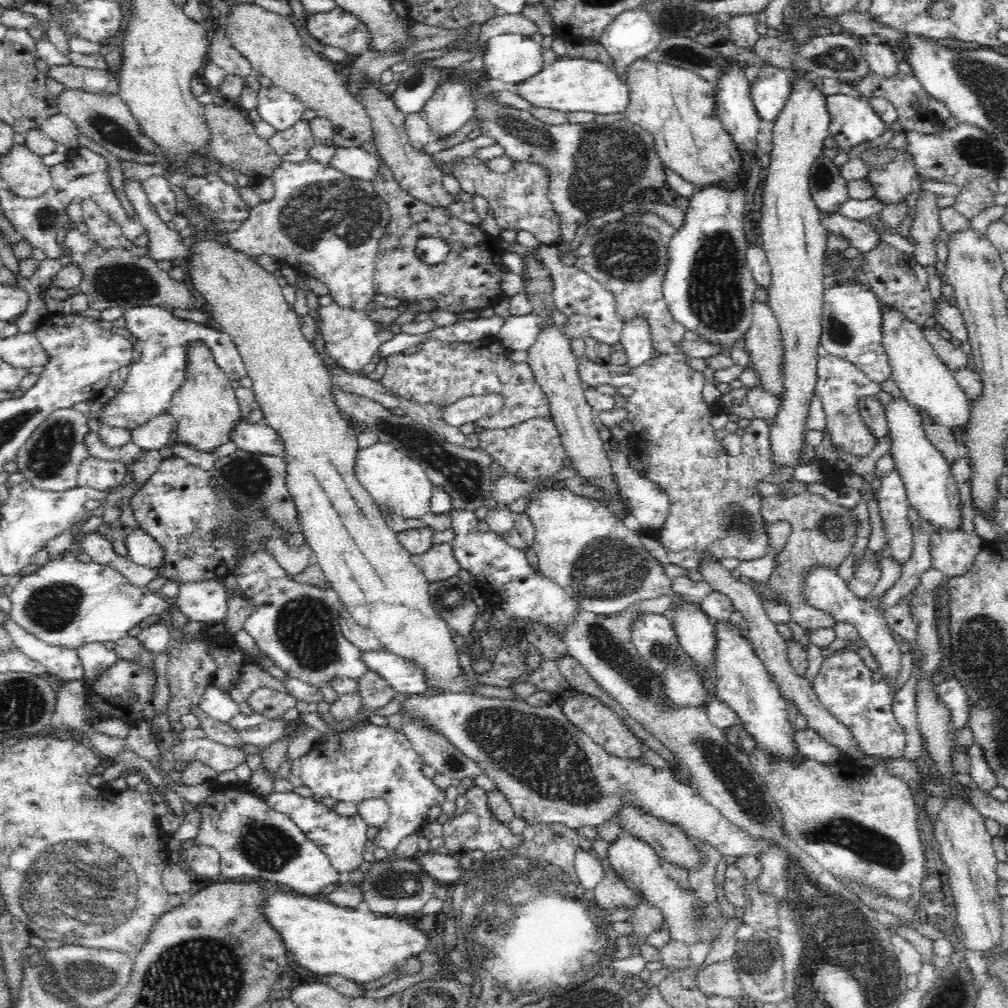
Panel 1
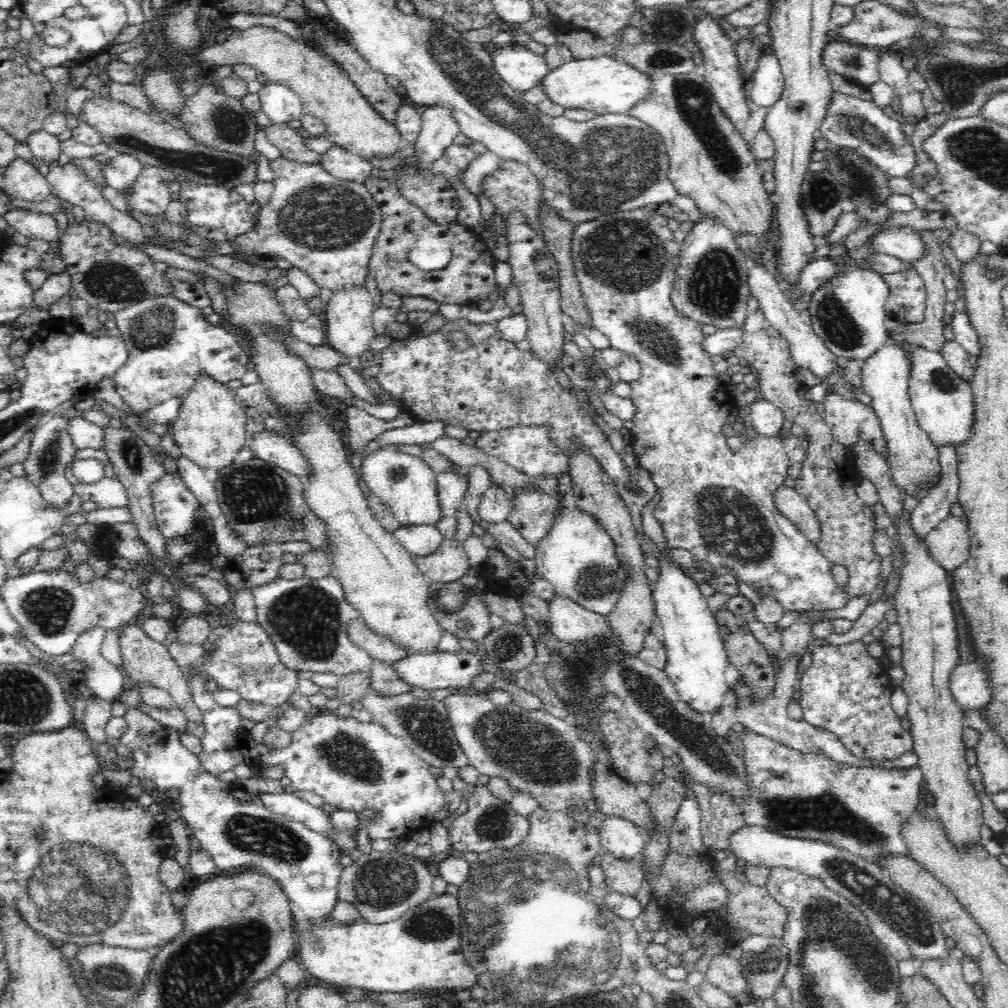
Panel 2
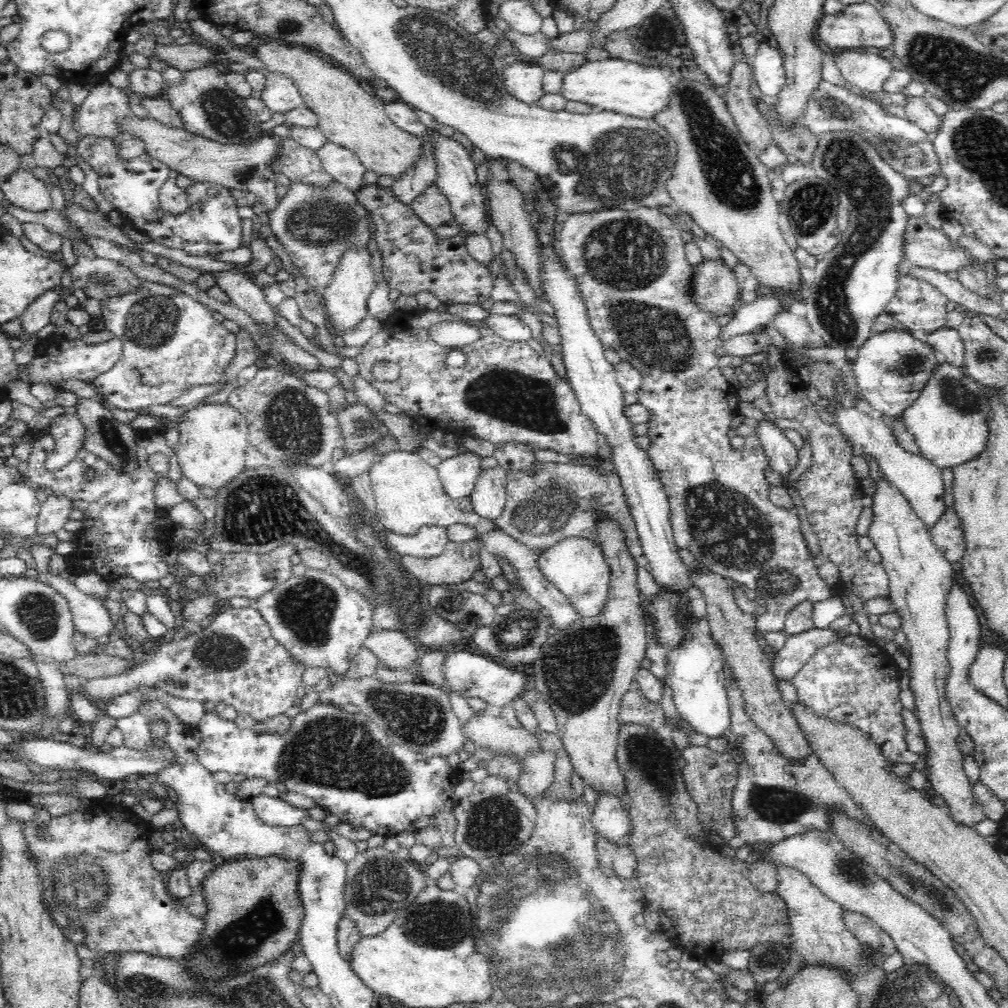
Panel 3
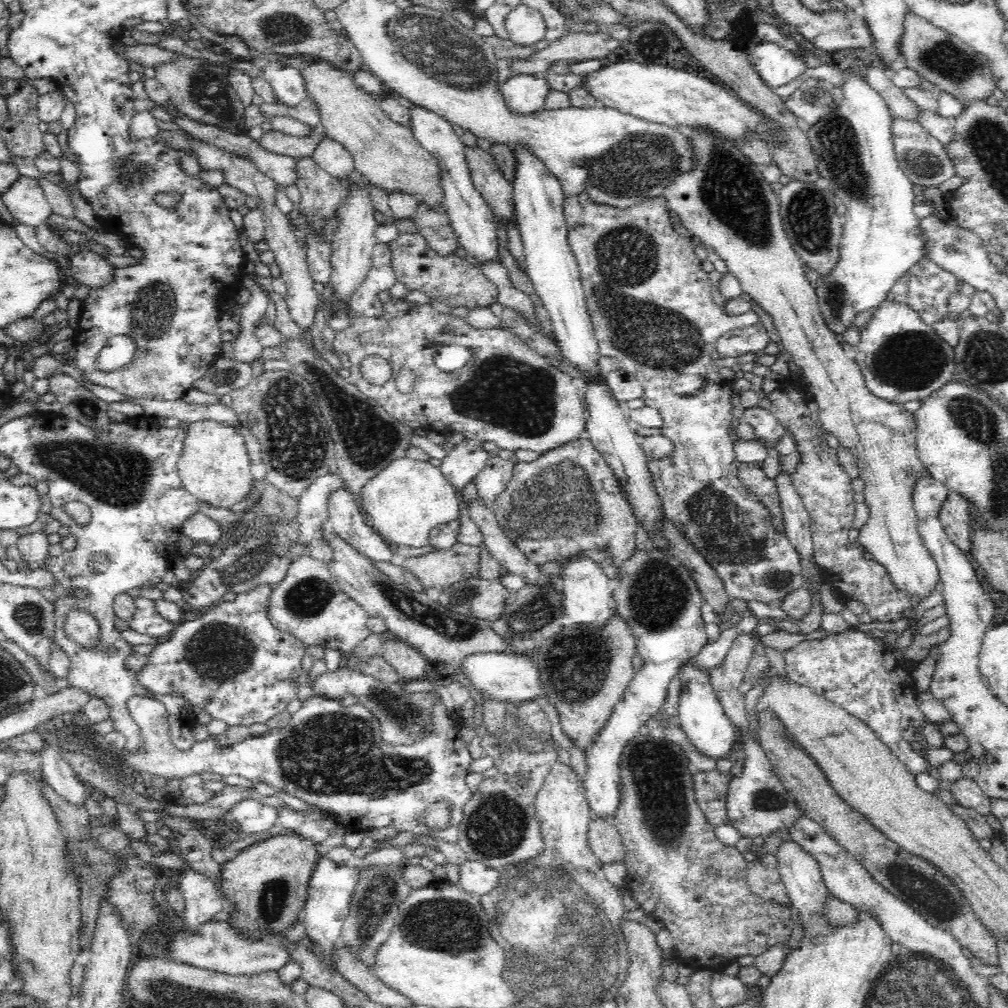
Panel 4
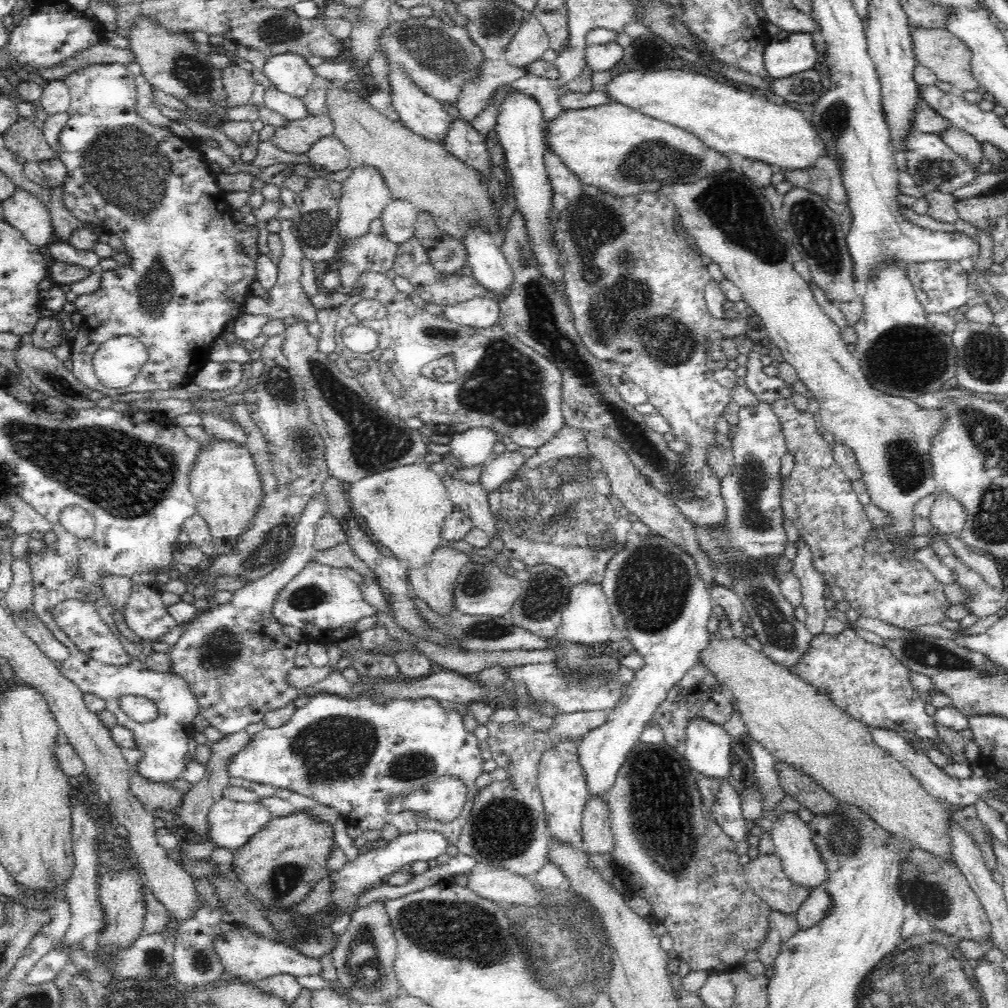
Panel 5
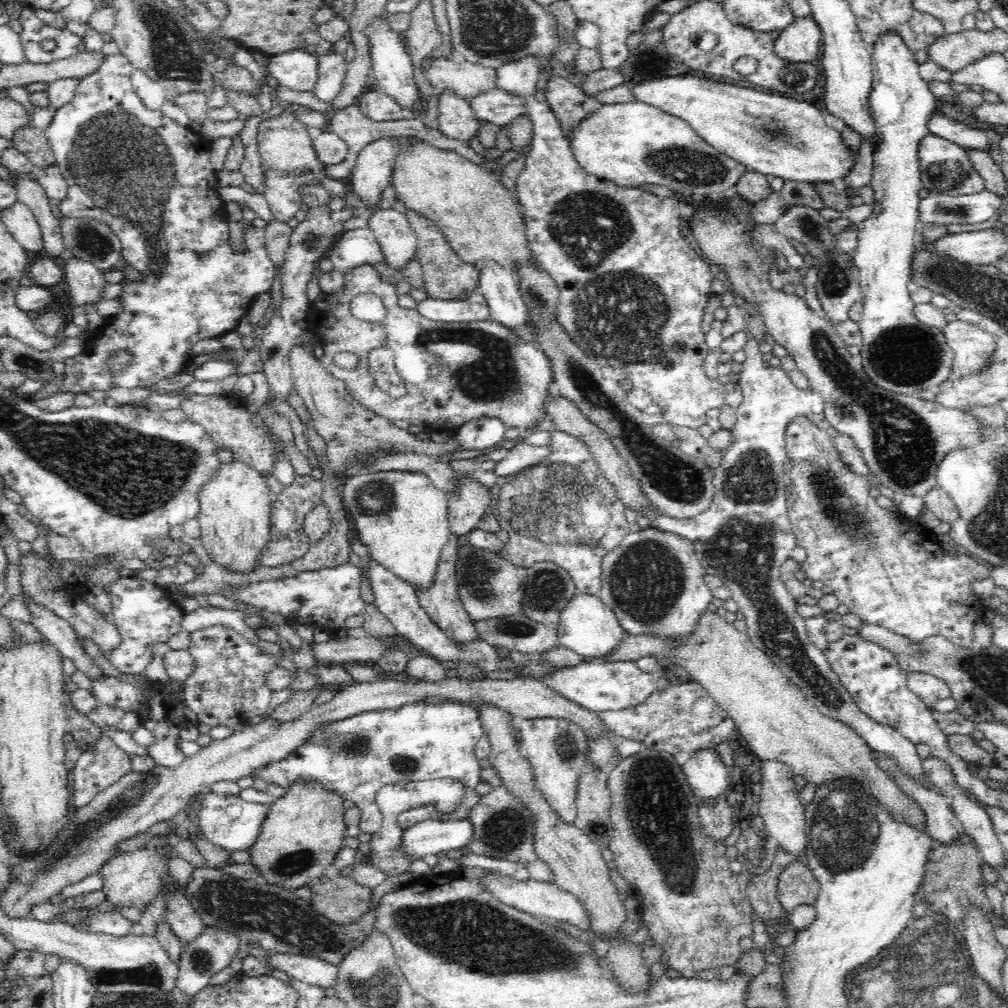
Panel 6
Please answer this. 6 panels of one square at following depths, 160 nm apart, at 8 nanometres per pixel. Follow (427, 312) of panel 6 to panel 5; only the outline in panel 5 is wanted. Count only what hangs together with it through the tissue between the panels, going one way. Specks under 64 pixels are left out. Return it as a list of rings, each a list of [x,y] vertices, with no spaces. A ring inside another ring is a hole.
[[[478,295],[456,304],[442,303],[442,316],[456,324],[485,327],[498,323],[500,307],[494,299]]]

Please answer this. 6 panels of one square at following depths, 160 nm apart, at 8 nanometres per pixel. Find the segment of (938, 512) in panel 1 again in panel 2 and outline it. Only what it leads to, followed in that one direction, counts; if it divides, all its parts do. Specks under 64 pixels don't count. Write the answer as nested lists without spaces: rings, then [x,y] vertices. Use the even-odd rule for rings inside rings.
[[[899,342],[880,345],[865,361],[862,361],[860,377],[863,392],[872,398],[871,408],[878,416],[891,455],[889,467],[892,478],[900,490],[916,497],[917,488],[922,485],[926,494],[935,486],[939,477],[939,451],[920,431],[916,415],[912,411],[909,396],[910,378],[913,376],[913,360],[910,347]]]

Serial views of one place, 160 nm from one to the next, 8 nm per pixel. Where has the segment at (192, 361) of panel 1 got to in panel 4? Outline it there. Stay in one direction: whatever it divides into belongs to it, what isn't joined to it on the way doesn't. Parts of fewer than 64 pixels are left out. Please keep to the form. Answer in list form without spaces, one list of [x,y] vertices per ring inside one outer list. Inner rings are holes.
[[[203,421],[190,423],[185,429],[187,438],[182,457],[178,460],[177,471],[184,488],[199,502],[204,502],[212,509],[238,510],[238,505],[244,503],[252,492],[254,476],[252,475],[252,462],[248,455],[244,439],[234,429],[218,422]]]

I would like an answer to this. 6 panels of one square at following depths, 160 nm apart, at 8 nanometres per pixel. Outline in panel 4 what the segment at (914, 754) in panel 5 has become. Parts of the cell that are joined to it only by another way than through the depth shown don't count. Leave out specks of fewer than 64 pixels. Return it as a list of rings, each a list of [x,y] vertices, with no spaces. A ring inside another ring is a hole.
[[[939,777],[937,790],[941,790],[944,797],[964,808],[973,808],[983,815],[991,812],[992,798],[986,796],[972,778],[962,777],[956,782],[946,782]]]

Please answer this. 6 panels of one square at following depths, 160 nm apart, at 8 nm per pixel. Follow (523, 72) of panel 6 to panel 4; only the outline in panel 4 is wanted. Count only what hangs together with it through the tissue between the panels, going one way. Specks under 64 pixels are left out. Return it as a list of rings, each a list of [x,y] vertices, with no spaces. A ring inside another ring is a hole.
[[[524,3],[516,6],[506,16],[505,28],[508,32],[506,40],[519,48],[533,48],[545,39],[547,32],[543,14]]]

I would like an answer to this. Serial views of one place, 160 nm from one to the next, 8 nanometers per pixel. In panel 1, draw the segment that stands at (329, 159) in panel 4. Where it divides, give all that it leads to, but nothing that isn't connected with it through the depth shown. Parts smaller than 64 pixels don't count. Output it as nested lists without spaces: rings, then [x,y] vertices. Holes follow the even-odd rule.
[[[335,148],[329,166],[342,174],[362,181],[372,181],[378,176],[380,157],[370,155],[361,148]]]

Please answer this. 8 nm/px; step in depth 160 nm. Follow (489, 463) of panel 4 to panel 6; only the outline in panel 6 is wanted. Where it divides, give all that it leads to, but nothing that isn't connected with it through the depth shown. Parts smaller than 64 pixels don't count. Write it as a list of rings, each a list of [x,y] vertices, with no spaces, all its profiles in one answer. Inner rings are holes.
[[[518,444],[509,450],[508,455],[496,463],[493,470],[497,477],[507,477],[521,470],[536,466],[553,454],[552,446],[534,446],[534,444]]]

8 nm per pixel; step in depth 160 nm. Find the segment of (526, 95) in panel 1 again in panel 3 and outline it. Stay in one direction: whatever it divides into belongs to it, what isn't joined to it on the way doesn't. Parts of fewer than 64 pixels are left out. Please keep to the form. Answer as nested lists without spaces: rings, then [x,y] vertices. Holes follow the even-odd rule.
[[[608,57],[588,61],[564,76],[560,93],[567,99],[591,104],[597,110],[609,110],[616,114],[654,119],[670,106],[676,82],[664,75],[664,70],[634,61]]]

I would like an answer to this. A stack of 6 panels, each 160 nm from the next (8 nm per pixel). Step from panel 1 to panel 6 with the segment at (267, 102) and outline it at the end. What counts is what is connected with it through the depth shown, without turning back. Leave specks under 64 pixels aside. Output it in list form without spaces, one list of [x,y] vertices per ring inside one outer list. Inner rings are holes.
[[[292,49],[268,57],[268,75],[296,92],[312,92],[318,82],[319,57],[308,49]]]

